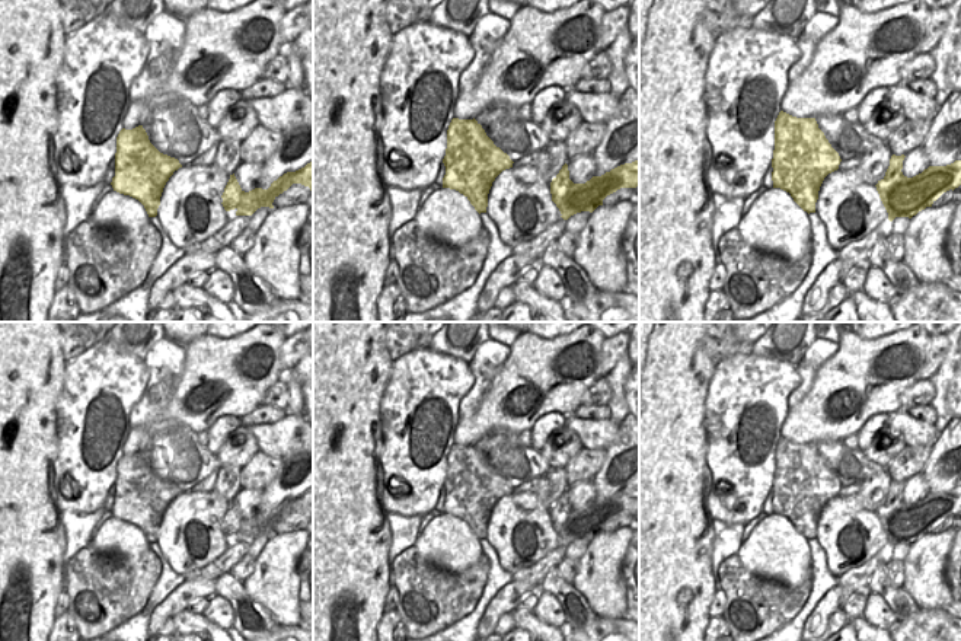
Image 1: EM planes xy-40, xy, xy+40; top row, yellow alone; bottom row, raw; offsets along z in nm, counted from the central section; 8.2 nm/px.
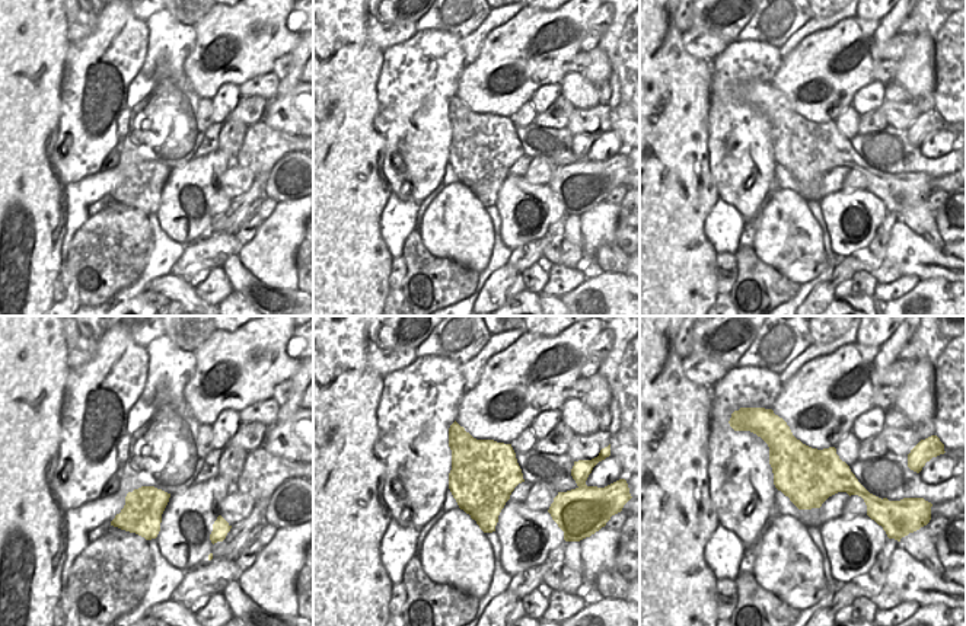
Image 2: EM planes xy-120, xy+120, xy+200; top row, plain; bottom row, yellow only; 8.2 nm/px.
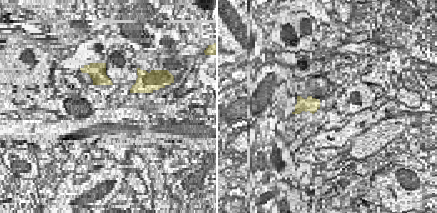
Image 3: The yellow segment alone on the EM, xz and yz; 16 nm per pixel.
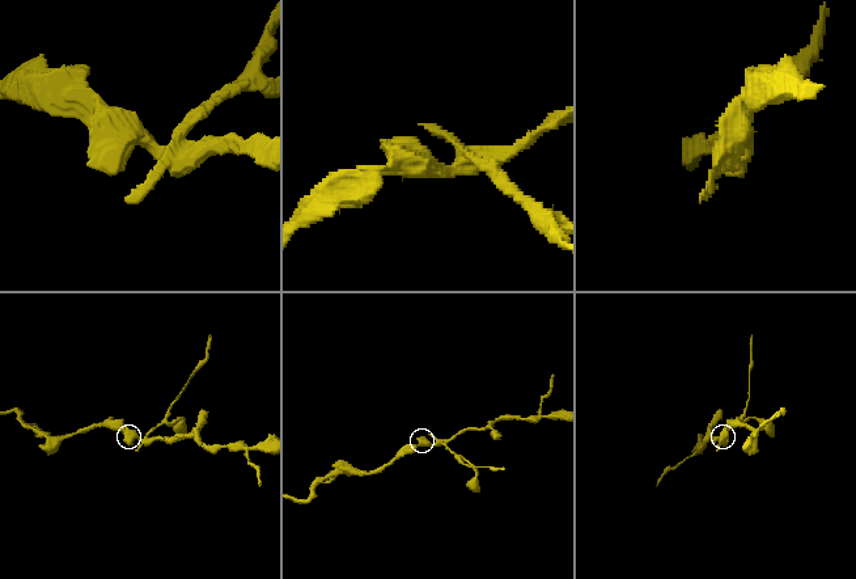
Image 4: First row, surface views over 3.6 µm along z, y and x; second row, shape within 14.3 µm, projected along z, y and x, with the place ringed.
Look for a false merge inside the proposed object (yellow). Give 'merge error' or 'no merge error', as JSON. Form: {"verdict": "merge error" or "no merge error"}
{"verdict": "merge error"}

